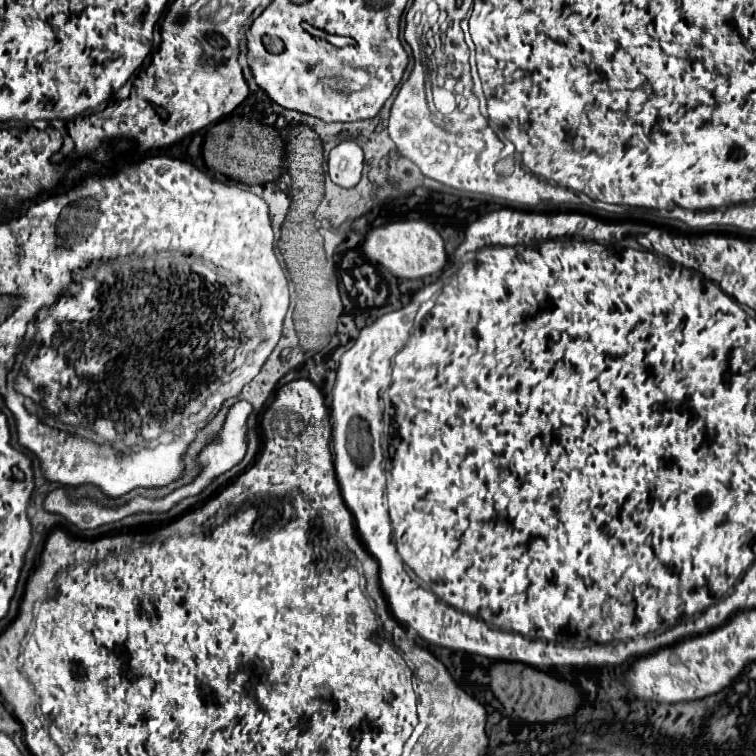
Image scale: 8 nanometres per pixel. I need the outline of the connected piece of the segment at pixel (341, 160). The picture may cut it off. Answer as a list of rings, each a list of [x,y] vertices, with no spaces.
[[[351,140],[341,142],[329,152],[327,174],[337,186],[351,188],[359,182],[361,160],[363,160],[363,150],[355,142]]]

